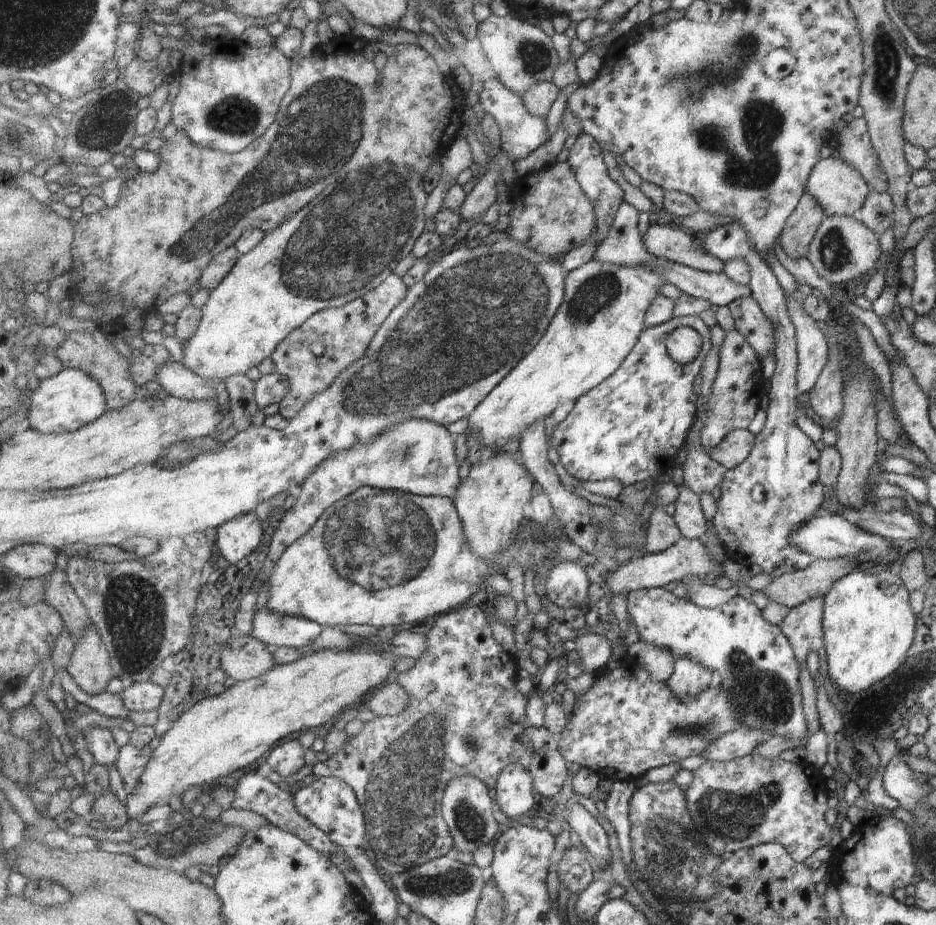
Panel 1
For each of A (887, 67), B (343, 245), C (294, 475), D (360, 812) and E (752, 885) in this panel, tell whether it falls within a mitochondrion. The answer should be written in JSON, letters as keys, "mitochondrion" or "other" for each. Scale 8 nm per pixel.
{"A":"mitochondrion","B":"mitochondrion","C":"other","D":"mitochondrion","E":"other"}

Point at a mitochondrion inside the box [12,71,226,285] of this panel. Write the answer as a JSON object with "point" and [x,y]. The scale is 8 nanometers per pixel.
{"point":[100,128]}

